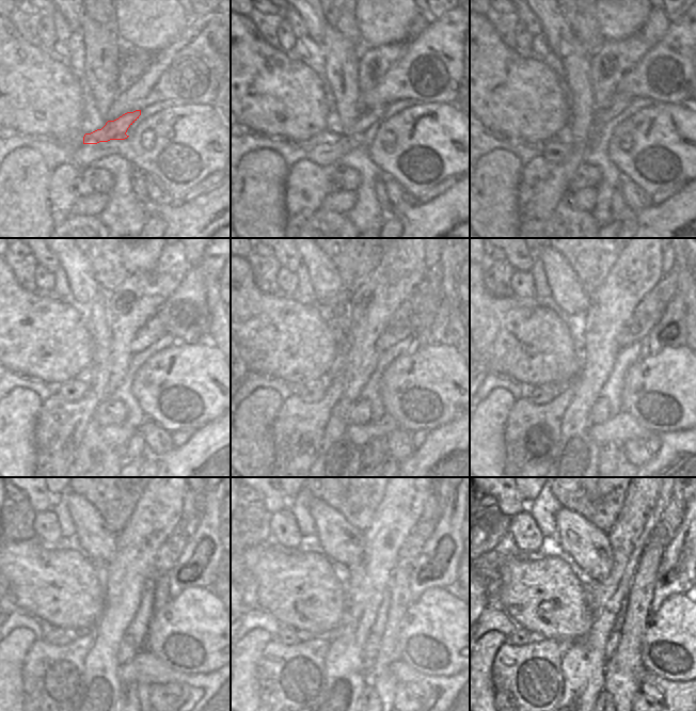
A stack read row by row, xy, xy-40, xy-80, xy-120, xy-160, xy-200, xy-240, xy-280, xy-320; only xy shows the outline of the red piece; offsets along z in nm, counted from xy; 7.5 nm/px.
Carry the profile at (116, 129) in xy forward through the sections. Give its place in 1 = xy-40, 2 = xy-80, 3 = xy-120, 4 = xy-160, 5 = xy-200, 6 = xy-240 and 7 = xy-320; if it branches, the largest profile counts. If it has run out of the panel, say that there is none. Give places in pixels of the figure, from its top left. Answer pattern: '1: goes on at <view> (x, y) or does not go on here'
1: goes on at xy-40 (366, 117)
2: goes on at xy-80 (619, 101)
3: goes on at xy-120 (154, 330)
4: goes on at xy-160 (399, 327)
5: goes on at xy-200 (646, 316)
6: goes on at xy-240 (167, 556)
7: goes on at xy-320 (662, 535)

